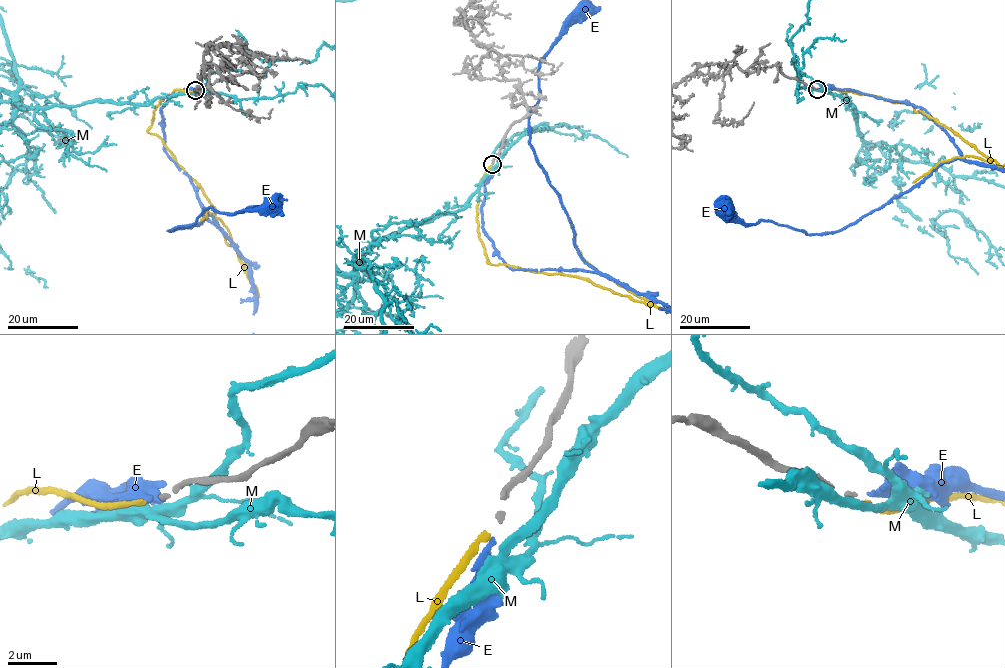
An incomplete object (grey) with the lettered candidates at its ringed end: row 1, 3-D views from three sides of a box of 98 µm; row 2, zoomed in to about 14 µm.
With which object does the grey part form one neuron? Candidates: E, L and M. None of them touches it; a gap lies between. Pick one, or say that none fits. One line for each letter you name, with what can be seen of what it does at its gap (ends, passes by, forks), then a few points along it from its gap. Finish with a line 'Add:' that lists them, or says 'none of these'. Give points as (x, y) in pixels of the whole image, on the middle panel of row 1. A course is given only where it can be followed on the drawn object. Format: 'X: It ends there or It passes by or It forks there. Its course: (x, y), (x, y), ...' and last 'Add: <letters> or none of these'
L: It ends there
Add: L

